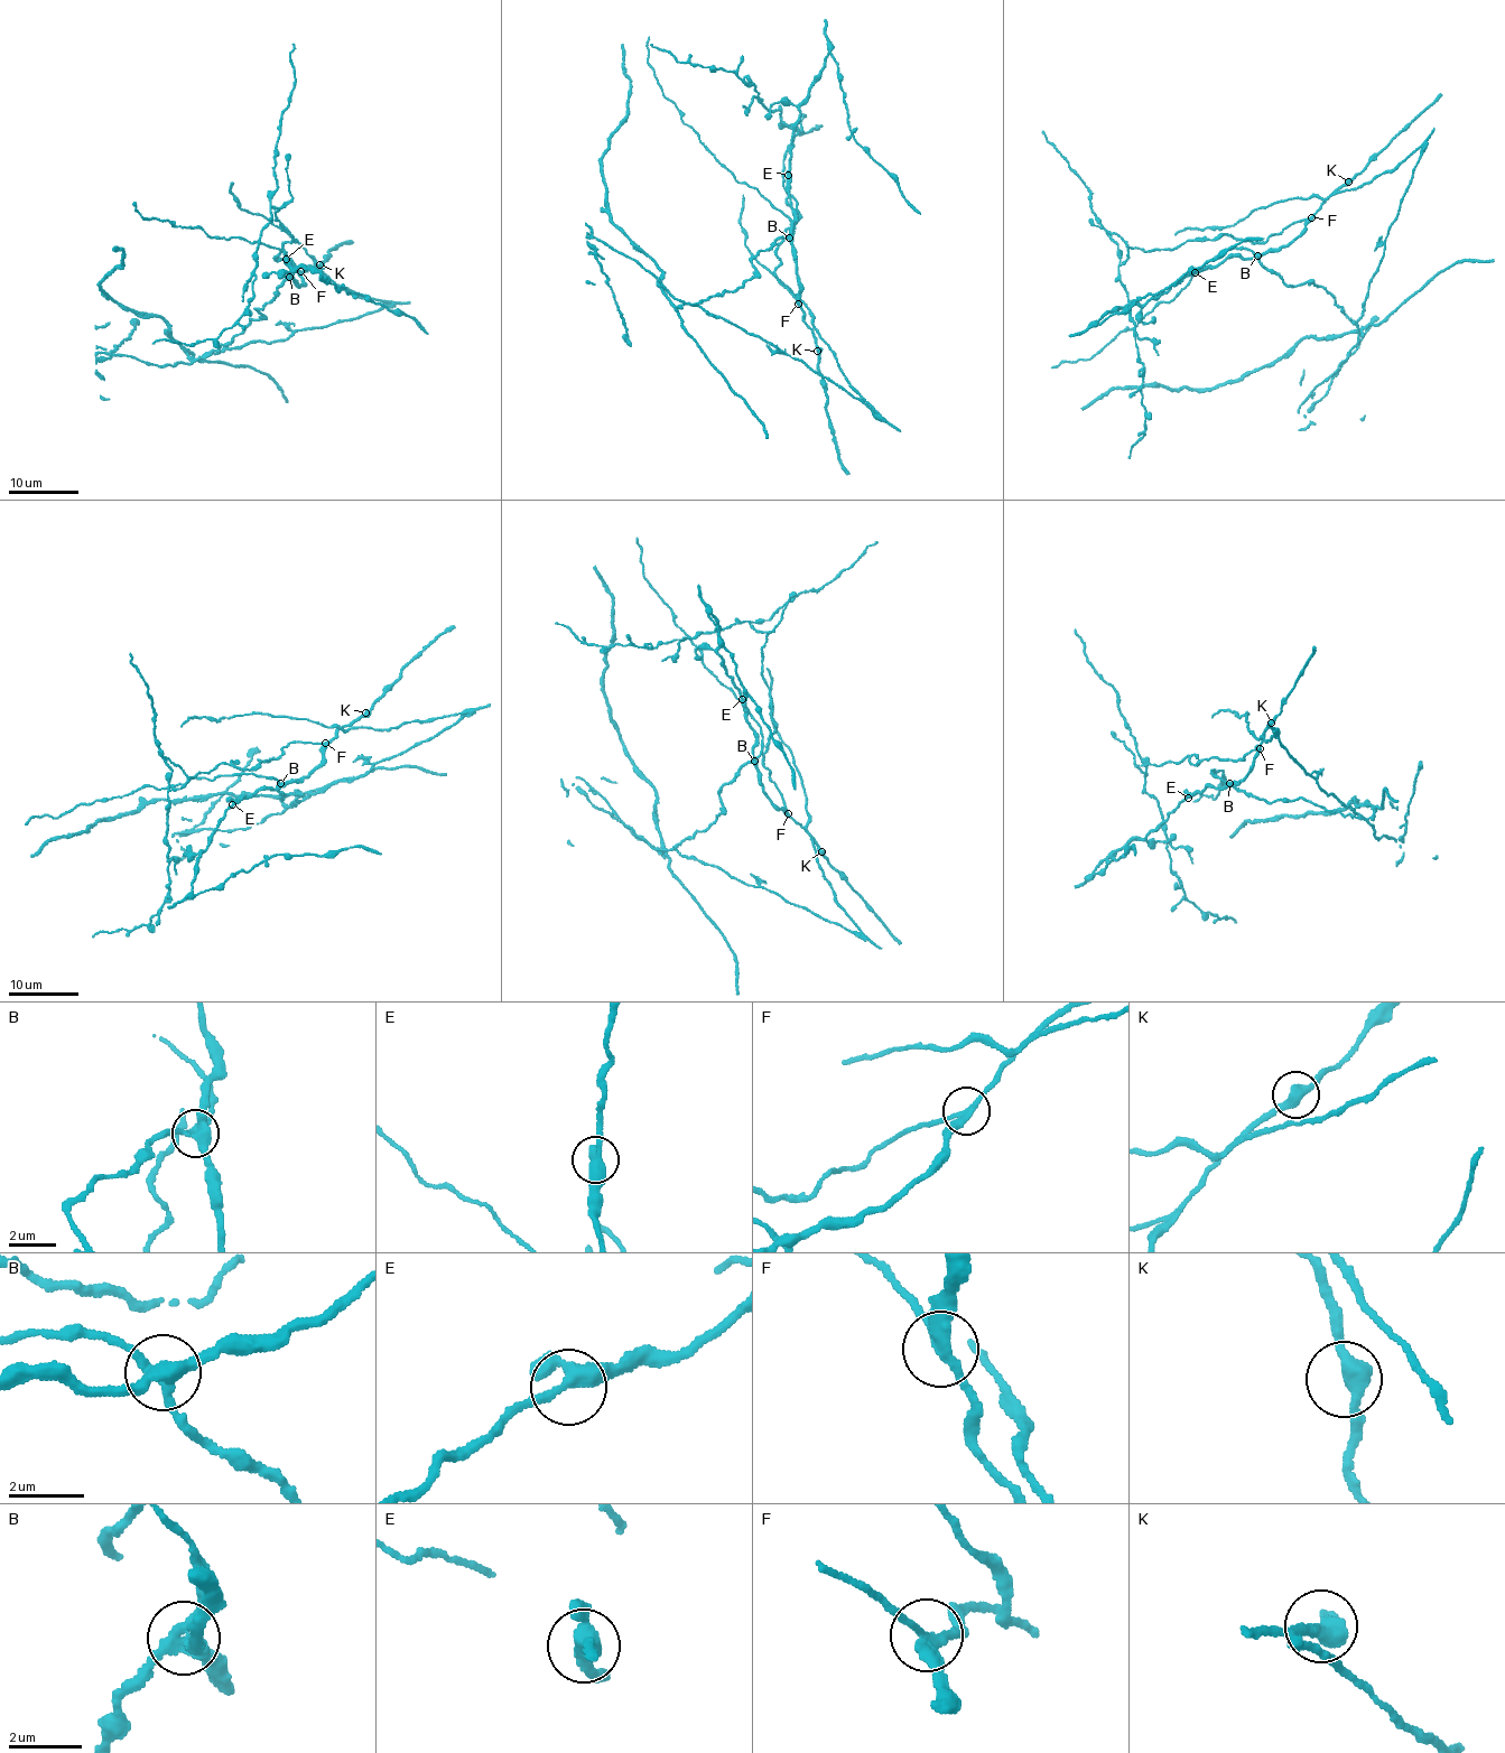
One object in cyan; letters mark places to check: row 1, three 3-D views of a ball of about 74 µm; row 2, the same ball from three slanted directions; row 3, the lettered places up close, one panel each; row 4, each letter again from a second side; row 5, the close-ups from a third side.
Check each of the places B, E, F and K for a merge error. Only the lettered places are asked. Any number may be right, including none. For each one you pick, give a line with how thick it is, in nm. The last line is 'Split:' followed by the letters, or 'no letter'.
B: calibre 380 nm
F: calibre 280 nm
Split: B, F

